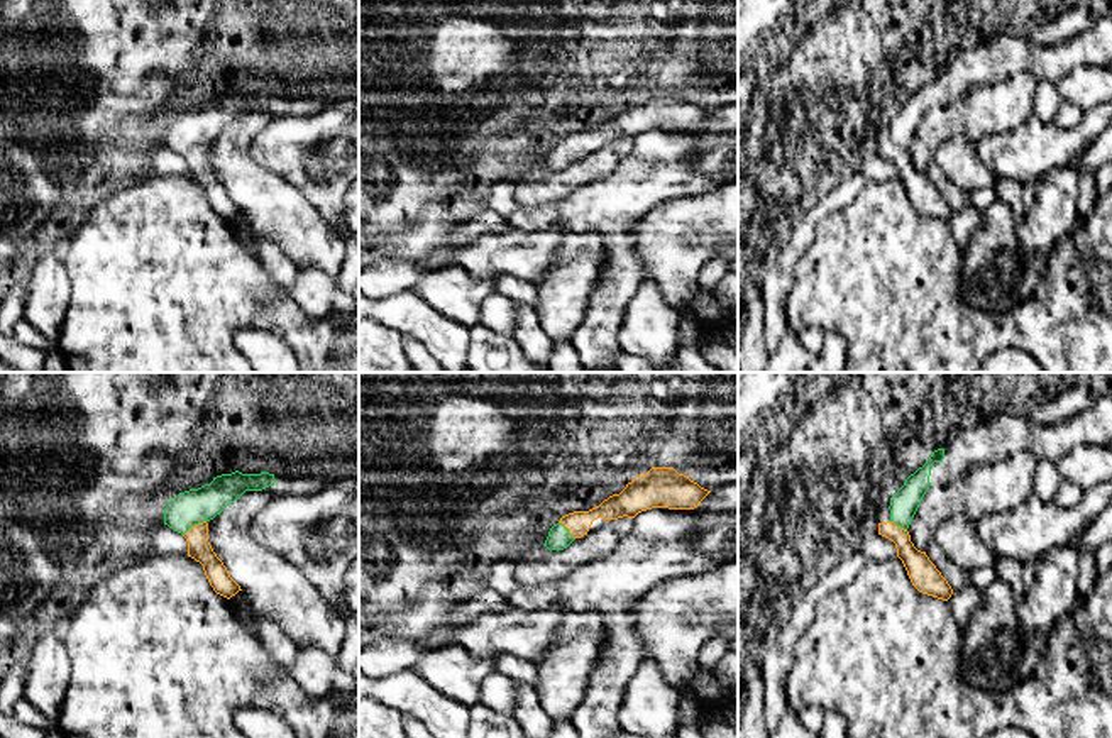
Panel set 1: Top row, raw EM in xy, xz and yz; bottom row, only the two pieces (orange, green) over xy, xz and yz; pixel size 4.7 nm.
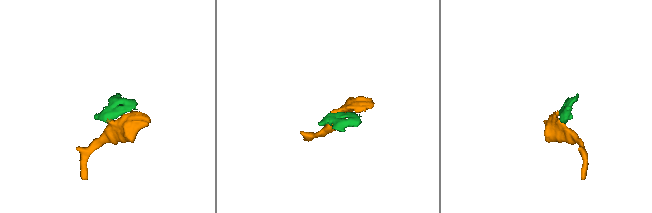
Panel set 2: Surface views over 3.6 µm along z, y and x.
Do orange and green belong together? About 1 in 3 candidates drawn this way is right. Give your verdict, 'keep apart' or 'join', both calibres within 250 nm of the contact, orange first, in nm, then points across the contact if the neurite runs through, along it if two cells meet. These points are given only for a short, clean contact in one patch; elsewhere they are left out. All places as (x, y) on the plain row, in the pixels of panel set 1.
join; calibres 110 and 170 nm; way xy (198, 168), (195, 146), (193, 127)

